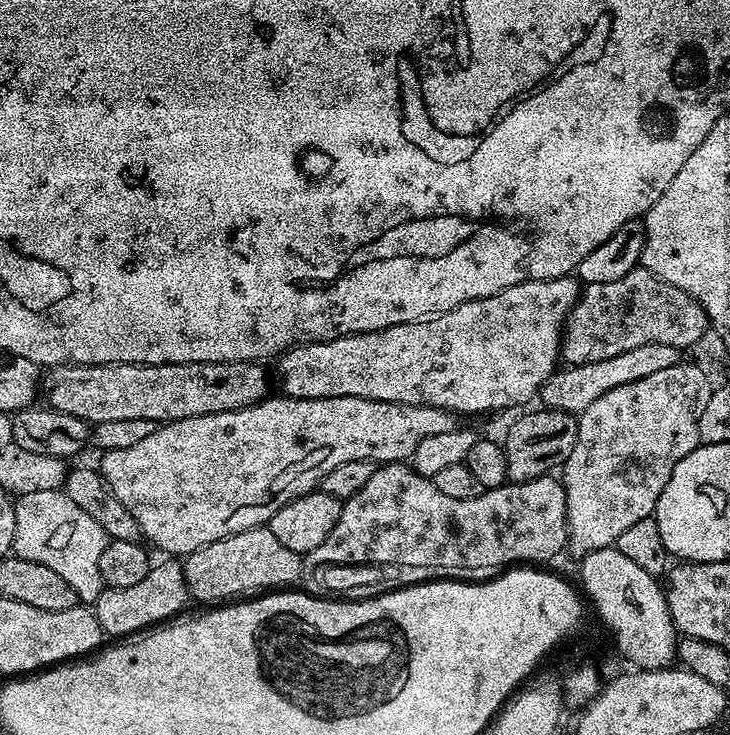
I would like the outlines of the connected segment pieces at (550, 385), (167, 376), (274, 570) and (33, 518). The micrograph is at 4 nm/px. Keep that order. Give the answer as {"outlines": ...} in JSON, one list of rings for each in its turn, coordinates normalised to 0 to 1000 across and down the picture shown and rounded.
{"outlines":[[[[890,465],[886,471],[856,476],[853,482],[841,487],[825,487],[825,493],[773,498],[758,506],[753,516],[740,527],[737,544],[741,544],[738,548],[747,555],[793,563],[805,556],[808,547],[819,547],[819,541],[825,541],[825,536],[830,536],[841,525],[874,520],[874,514],[901,509],[901,503],[918,503],[918,498],[933,494],[933,490],[933,475],[923,471],[901,471],[901,465]]],[[[333,490],[332,493],[255,493],[253,495],[84,495],[64,502],[58,517],[58,544],[62,551],[85,563],[101,563],[101,569],[119,571],[122,578],[130,580],[140,574],[167,574],[173,569],[195,569],[196,571],[211,571],[229,574],[232,571],[248,571],[249,569],[266,569],[281,566],[289,561],[323,561],[327,555],[341,555],[344,550],[353,550],[368,537],[367,506],[360,494],[348,490]]],[[[364,716],[332,721],[299,737],[288,737],[259,751],[249,762],[258,810],[264,818],[275,816],[279,824],[296,824],[325,814],[345,814],[374,803],[395,803],[416,778],[412,752],[386,743]]],[[[47,667],[47,672],[26,676],[21,688],[16,751],[41,765],[68,770],[68,776],[85,781],[86,789],[101,797],[111,823],[130,823],[145,799],[140,776],[134,776],[134,759],[140,759],[140,748],[145,748],[149,737],[140,716],[101,688],[86,667]]]]}

